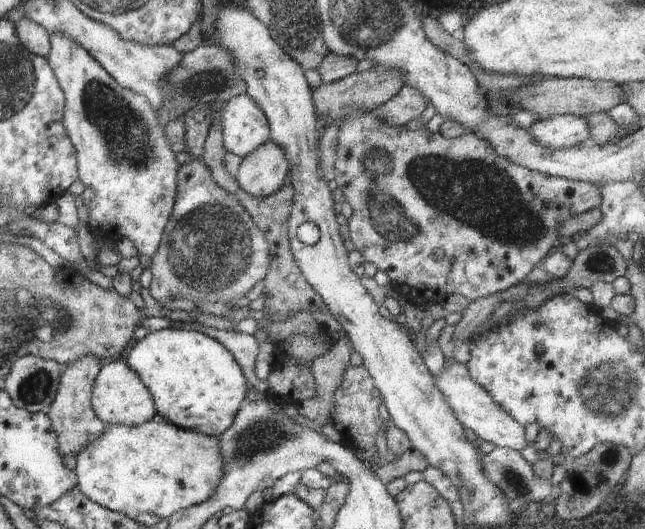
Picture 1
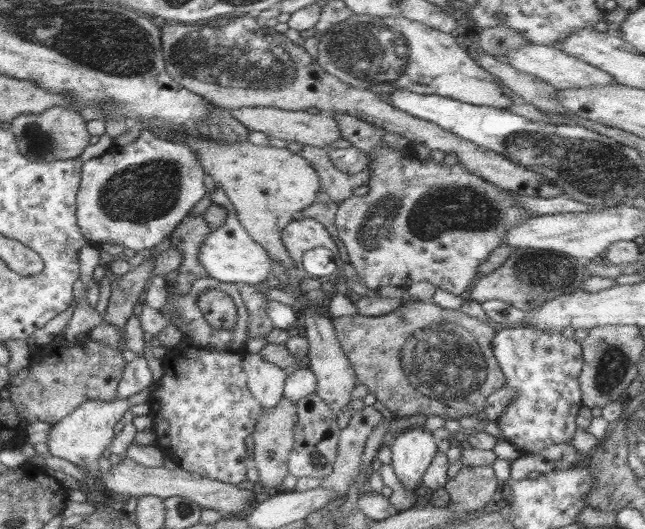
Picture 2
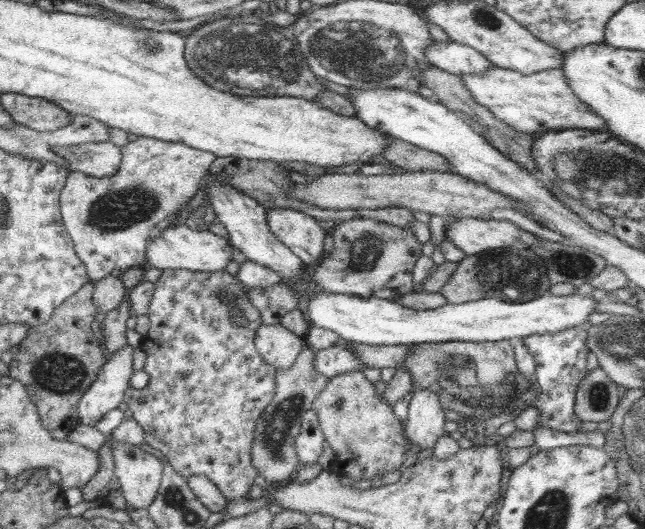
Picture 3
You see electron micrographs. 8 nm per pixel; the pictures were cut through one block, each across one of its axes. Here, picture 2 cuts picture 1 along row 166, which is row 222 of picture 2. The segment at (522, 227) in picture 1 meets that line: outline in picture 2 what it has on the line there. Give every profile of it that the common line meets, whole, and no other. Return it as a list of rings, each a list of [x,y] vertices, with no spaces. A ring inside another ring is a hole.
[[[340,111],[330,112],[340,127],[340,137],[352,143],[372,158],[370,162],[370,181],[368,194],[363,197],[352,196],[339,204],[335,216],[337,233],[348,253],[348,263],[358,274],[360,283],[376,290],[382,286],[409,287],[414,283],[428,282],[442,288],[454,296],[467,298],[469,289],[478,278],[478,267],[488,259],[488,255],[503,245],[507,232],[531,216],[518,206],[506,191],[491,182],[466,170],[460,163],[444,166],[433,160],[419,160],[412,148],[394,152],[390,148],[380,148],[385,131],[356,115]]]

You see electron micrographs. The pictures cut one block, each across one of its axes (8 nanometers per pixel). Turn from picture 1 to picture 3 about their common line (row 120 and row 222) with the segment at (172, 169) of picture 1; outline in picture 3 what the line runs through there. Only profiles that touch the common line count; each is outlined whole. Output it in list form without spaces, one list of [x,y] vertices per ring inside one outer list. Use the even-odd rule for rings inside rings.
[[[147,137],[136,138],[121,150],[123,156],[118,174],[95,178],[78,171],[69,172],[64,189],[60,192],[62,222],[92,283],[111,275],[113,269],[123,271],[133,267],[144,267],[149,238],[156,224],[170,218],[180,211],[180,207],[187,205],[198,193],[206,173],[216,160],[211,153],[195,150],[182,142]]]

